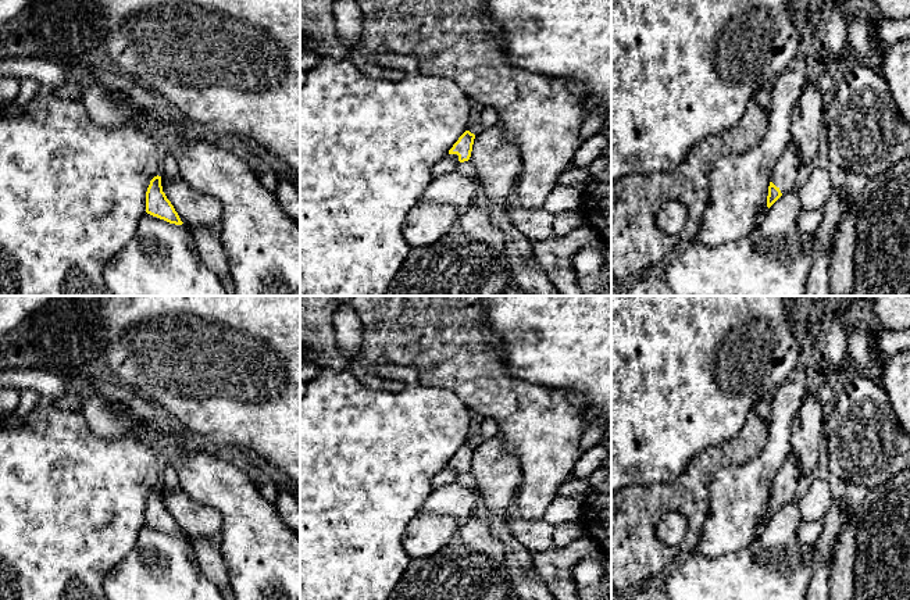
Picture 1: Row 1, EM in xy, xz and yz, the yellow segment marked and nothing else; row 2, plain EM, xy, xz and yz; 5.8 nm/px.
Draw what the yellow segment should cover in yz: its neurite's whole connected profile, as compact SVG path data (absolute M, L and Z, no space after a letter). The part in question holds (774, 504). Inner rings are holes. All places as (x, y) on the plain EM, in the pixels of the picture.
M791 454L775 475L768 497L767 518L770 519L784 504L793 500L797 492L797 457Z

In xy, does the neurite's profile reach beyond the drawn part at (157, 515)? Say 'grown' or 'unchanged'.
unchanged

